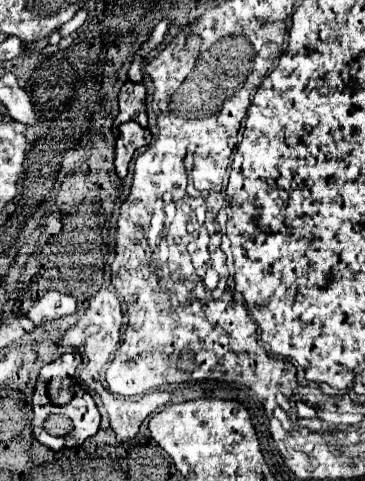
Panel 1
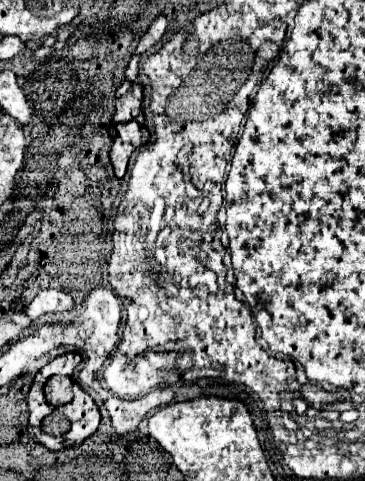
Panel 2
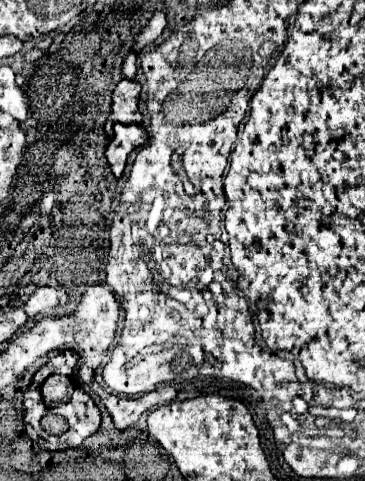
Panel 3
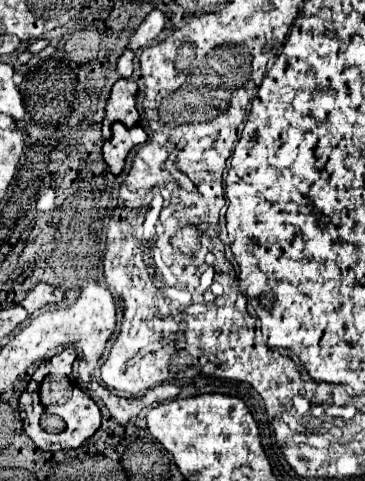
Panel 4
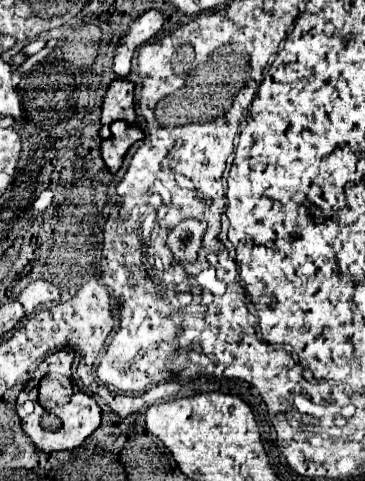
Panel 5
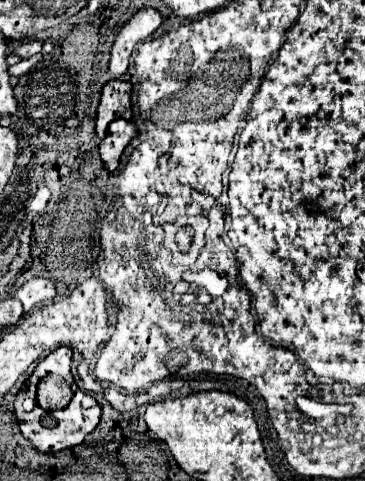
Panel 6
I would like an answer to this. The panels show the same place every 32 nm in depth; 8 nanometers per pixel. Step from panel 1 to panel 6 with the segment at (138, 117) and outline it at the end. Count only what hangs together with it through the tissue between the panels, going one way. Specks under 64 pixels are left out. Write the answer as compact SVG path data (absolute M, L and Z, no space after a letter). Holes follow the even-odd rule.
M110 80L104 84L100 92L100 104L96 112L96 136L104 138L108 132L108 124L116 118L132 118L130 106L132 84L124 80Z

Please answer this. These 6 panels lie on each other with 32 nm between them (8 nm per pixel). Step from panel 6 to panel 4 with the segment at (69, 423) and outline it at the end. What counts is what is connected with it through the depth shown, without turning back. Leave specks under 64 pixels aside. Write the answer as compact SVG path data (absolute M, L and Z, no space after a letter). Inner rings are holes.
M78 388L74 390L72 398L58 408L58 416L62 416L62 420L66 422L66 428L58 434L42 430L36 422L32 422L32 428L26 426L28 436L40 450L56 452L78 448L100 428L100 408L90 396L86 396Z

